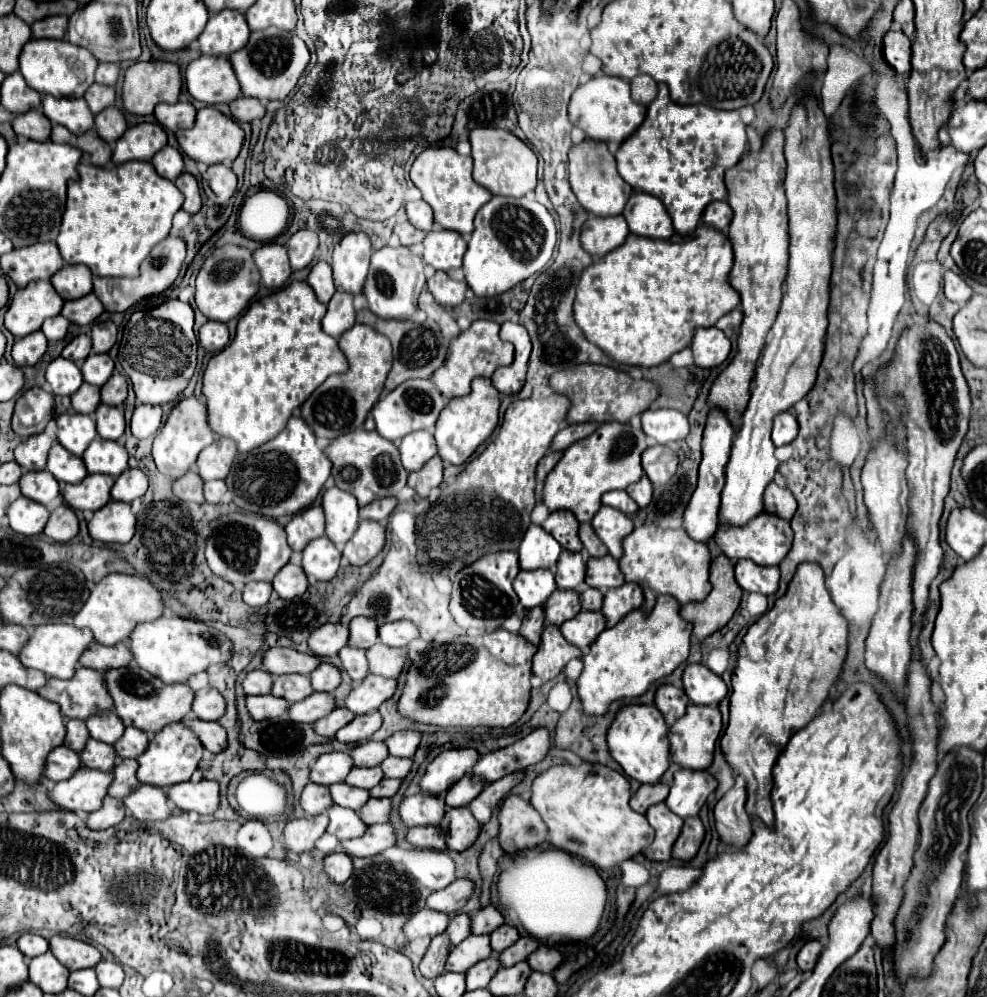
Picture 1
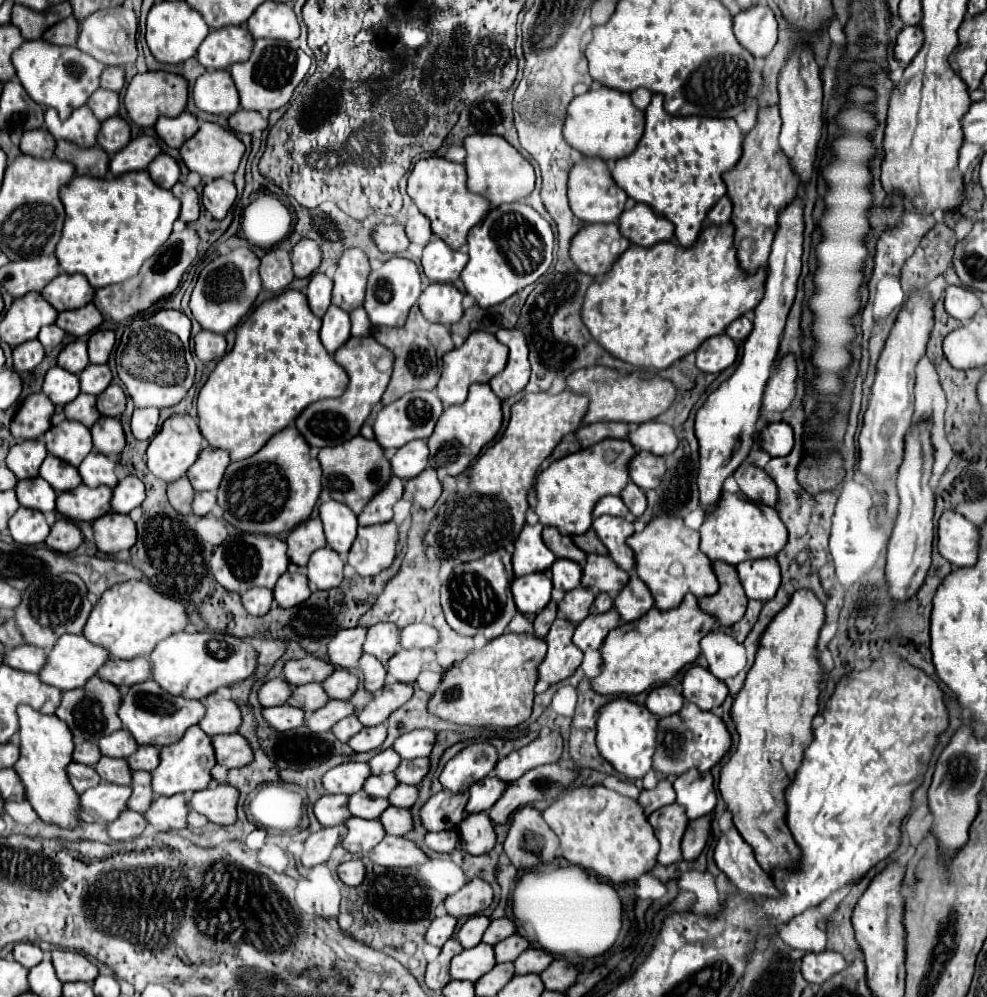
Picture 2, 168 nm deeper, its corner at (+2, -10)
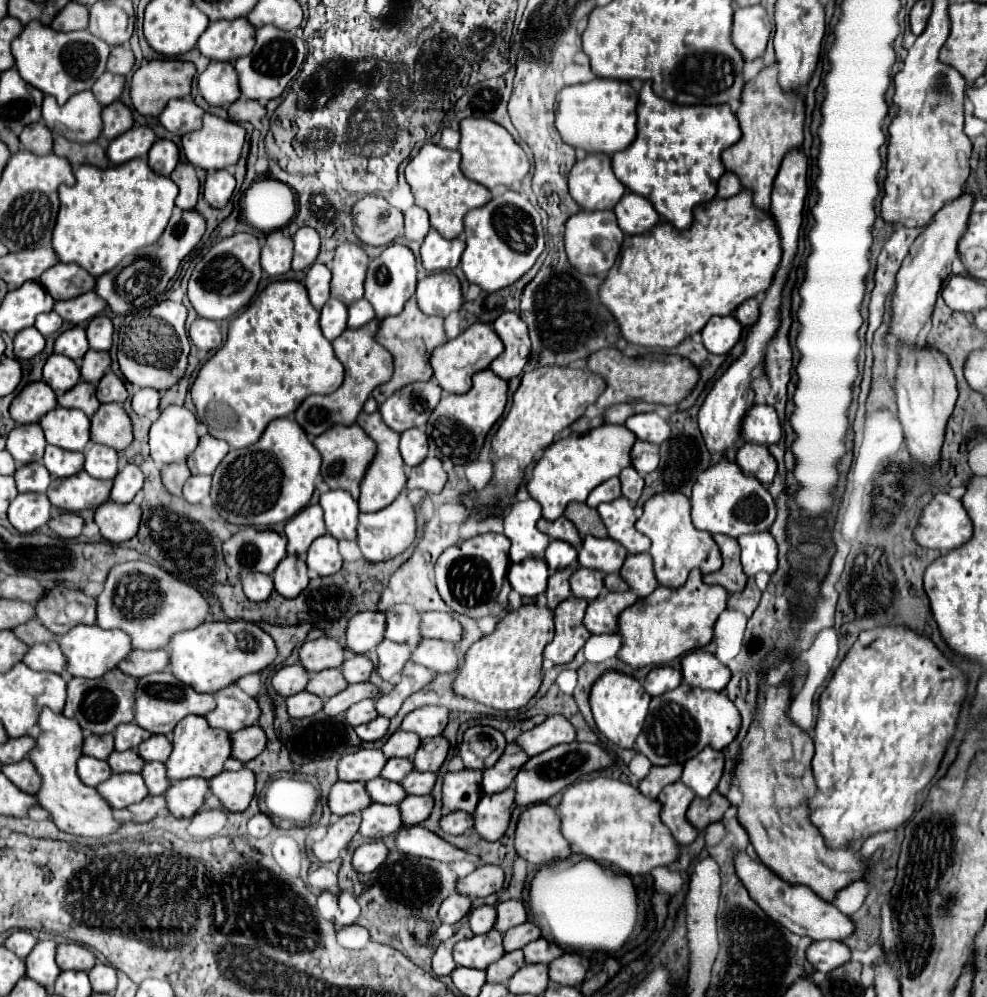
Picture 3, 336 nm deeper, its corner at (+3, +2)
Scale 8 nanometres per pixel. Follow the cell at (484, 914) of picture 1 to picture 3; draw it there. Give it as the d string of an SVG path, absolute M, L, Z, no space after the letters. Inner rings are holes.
M511 899L511 901L503 901L497 905L497 921L495 921L495 929L499 933L505 933L507 929L521 925L527 921L527 913L521 901Z

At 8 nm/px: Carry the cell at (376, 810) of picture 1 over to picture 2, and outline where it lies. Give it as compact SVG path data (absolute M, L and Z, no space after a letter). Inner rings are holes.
M388 807L382 815L380 821L386 829L388 835L396 835L396 837L404 837L406 833L410 833L414 829L414 817L410 809L400 809L400 807Z

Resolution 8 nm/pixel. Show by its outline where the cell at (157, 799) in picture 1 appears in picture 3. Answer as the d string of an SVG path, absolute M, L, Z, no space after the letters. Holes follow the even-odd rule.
M189 777L189 779L177 781L163 795L167 801L167 811L177 819L193 817L203 805L205 791L207 791L207 779Z

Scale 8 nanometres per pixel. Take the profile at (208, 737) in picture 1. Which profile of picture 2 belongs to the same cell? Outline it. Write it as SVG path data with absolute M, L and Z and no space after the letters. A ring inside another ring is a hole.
M238 733L212 737L212 745L214 745L214 751L216 751L216 761L220 765L228 767L228 769L246 767L254 759L250 743Z

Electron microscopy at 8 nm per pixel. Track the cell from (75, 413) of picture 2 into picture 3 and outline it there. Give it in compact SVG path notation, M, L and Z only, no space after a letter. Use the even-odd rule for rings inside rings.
M77 383L73 389L69 389L67 393L63 393L59 399L61 407L67 409L81 409L87 417L91 417L97 409L99 409L99 401L95 397L95 385L91 383Z

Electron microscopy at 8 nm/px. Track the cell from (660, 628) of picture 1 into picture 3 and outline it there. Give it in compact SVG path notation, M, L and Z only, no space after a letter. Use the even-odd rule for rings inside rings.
M693 569L689 579L679 589L657 587L653 595L639 599L619 615L619 635L623 637L617 659L633 669L647 665L665 665L675 657L705 647L713 639L713 625L719 613L727 607L727 591L719 585L705 585L701 571Z

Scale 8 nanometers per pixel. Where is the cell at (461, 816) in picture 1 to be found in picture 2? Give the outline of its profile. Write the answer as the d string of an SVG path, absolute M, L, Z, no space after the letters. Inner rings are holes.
M486 811L466 815L464 821L458 825L458 833L462 837L464 851L472 855L486 855L496 845L494 821Z

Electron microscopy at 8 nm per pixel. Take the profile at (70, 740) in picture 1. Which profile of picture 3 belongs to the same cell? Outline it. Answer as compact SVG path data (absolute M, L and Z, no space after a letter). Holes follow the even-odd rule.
M89 735L83 741L83 755L91 755L95 759L107 759L113 751L113 735Z

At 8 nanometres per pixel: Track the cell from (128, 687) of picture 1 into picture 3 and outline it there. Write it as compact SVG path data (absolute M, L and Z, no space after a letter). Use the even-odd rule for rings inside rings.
M169 671L151 673L137 681L137 699L135 699L135 723L149 733L169 735L175 725L187 715L207 715L215 709L215 697L209 693L195 693L189 685L179 683Z

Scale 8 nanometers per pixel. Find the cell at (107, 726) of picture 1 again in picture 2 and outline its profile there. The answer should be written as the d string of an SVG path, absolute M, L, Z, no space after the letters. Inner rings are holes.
M120 729L120 731L100 739L100 751L106 757L126 759L132 753L136 753L136 749L138 749L138 743L134 741L134 737L130 737L130 733L126 729Z

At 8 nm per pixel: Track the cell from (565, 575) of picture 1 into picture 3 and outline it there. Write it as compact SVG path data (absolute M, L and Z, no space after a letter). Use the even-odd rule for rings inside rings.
M551 541L545 551L545 561L553 571L567 569L569 565L577 565L577 551L571 545L565 545L565 541Z

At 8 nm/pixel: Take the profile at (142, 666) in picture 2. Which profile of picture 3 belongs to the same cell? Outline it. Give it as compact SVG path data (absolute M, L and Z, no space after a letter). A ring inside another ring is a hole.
M155 649L155 651L131 651L129 657L119 661L119 669L135 679L145 677L149 673L163 671L169 663L169 653L167 649Z

